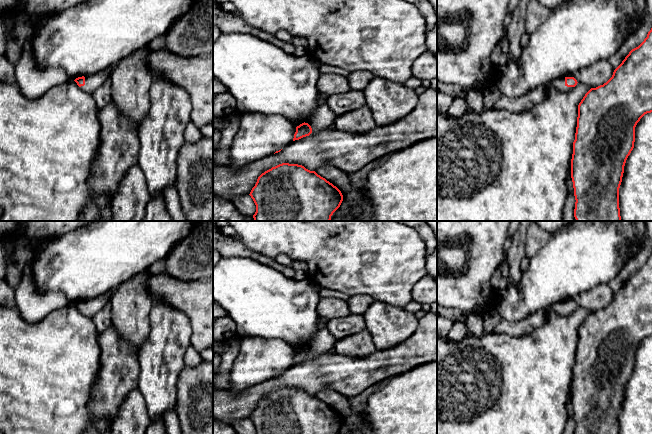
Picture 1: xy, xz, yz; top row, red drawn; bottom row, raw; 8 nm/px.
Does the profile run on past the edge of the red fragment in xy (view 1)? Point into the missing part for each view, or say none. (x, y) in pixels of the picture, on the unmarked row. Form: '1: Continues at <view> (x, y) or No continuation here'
1: Continues at xy (92, 306)

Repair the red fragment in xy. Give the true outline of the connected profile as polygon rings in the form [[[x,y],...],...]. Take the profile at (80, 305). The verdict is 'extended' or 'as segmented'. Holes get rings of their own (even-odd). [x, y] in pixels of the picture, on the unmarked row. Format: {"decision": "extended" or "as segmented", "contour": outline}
{"decision": "extended", "contour": [[[108,292],[94,299],[82,300],[76,302],[74,305],[81,312],[81,314],[92,318],[98,311],[102,309],[107,303],[110,303],[113,292]]]}

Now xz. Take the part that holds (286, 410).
{"decision": "as segmented", "contour": [[[289,387],[279,388],[262,397],[249,419],[256,429],[256,434],[337,434],[343,425],[341,415],[325,402],[302,389]]]}

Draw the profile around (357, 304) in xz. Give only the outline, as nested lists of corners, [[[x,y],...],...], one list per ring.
[[[353,295],[347,300],[348,309],[353,315],[364,315],[375,300],[370,295]]]

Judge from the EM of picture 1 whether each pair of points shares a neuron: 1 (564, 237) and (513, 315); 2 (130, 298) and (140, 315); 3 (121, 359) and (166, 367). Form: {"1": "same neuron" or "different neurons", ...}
{"1": "same neuron", "2": "same neuron", "3": "different neurons"}

